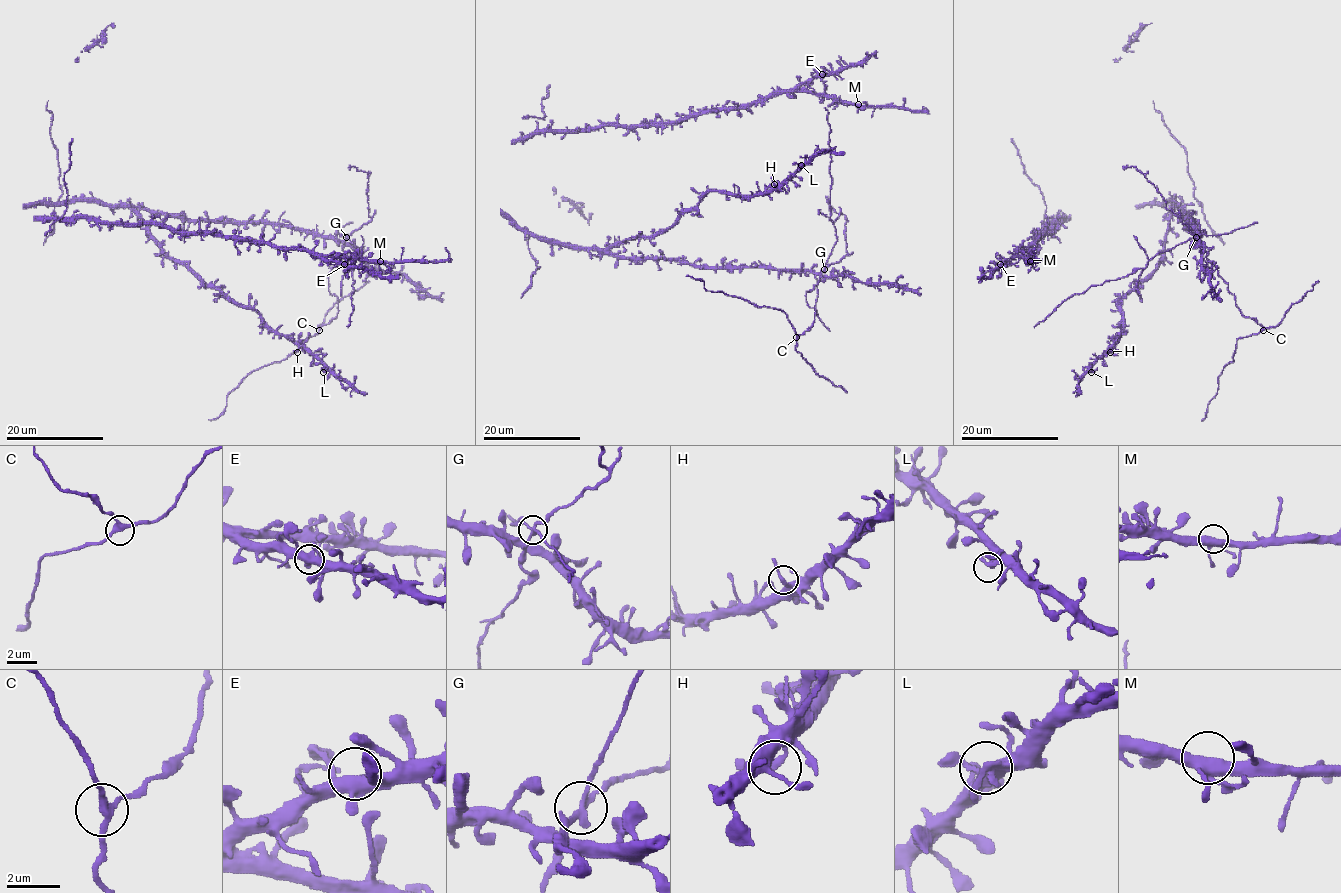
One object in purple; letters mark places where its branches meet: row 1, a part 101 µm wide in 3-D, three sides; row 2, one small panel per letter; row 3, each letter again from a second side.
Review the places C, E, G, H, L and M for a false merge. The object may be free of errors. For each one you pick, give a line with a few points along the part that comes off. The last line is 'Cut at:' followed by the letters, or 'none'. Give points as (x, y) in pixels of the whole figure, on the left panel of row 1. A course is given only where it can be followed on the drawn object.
G: course (346, 238), (360, 251), (353, 268), (353, 313), (348, 327)
Cut at: G

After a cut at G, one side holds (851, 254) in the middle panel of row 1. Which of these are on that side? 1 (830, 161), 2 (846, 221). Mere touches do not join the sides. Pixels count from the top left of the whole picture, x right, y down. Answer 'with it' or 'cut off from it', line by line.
1: cut off from it
2: with it

